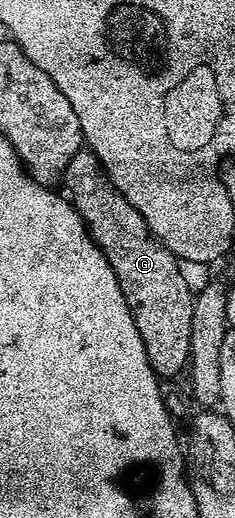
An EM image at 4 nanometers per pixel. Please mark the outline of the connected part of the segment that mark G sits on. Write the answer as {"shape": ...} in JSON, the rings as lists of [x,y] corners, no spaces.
{"shape":[[[90,148],[79,149],[77,155],[69,159],[66,185],[71,204],[87,225],[92,241],[97,243],[105,259],[109,259],[109,267],[113,267],[113,275],[117,275],[117,283],[121,283],[121,295],[125,295],[125,303],[129,303],[137,331],[141,331],[141,343],[145,343],[145,355],[149,355],[156,377],[178,378],[178,373],[182,369],[184,372],[191,360],[190,324],[196,299],[186,275],[179,270],[179,258],[152,233],[137,207],[121,195]]]}

